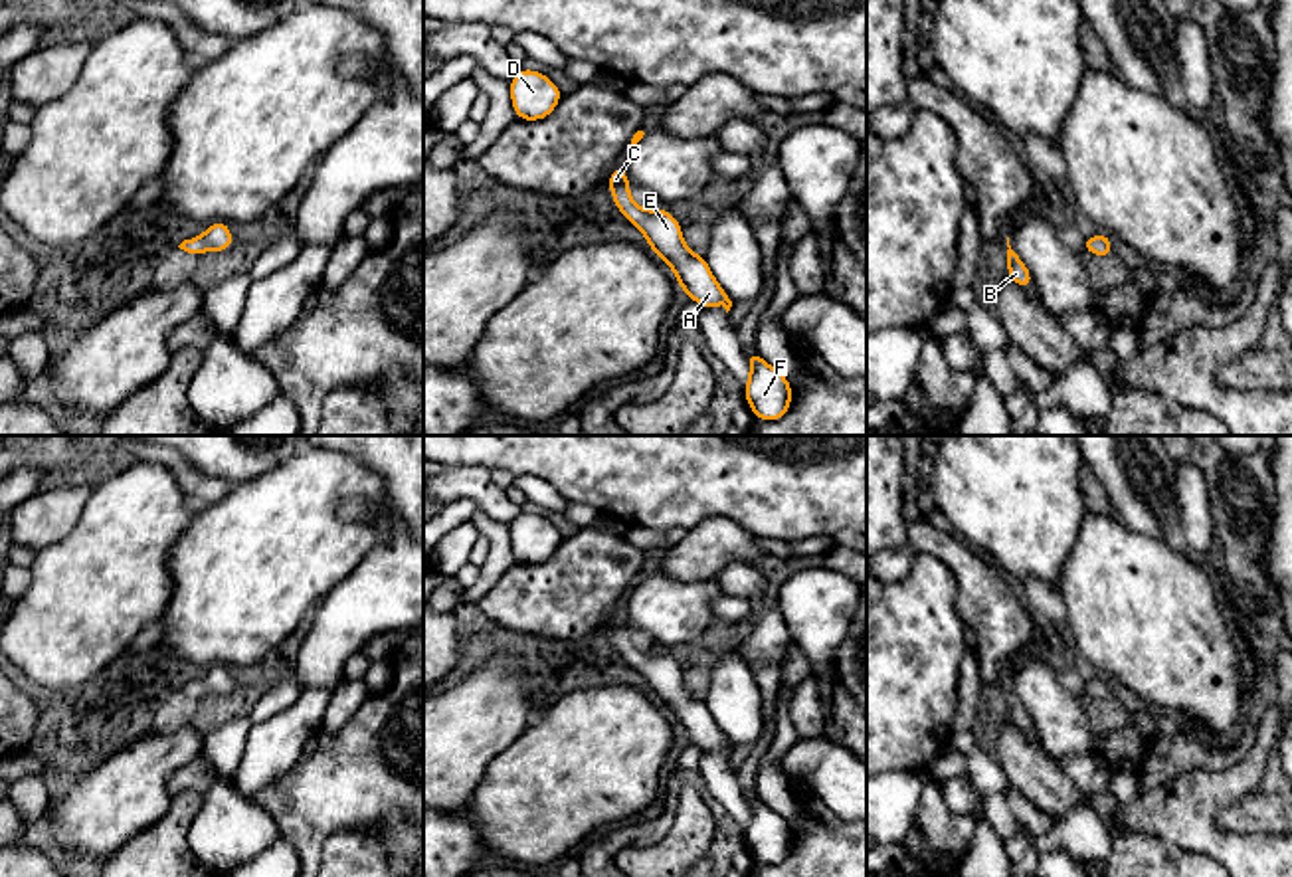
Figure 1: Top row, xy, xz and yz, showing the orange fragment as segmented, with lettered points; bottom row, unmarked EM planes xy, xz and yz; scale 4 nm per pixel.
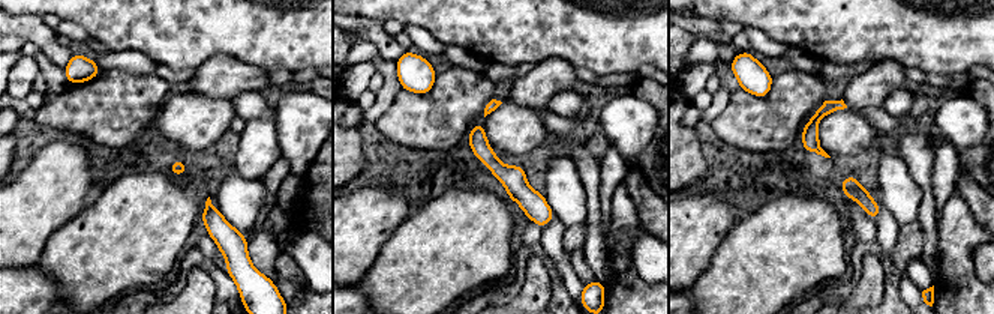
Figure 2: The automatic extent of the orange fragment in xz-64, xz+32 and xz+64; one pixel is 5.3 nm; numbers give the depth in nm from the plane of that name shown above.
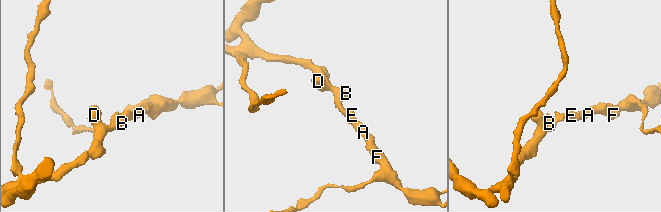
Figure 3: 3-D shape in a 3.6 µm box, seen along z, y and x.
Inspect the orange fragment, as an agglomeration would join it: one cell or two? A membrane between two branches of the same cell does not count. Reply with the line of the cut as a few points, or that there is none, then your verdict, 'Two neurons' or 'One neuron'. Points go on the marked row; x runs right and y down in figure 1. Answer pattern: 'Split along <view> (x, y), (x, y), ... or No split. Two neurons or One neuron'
No split. One neuron

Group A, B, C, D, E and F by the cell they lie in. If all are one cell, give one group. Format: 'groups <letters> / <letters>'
groups A B C D E F

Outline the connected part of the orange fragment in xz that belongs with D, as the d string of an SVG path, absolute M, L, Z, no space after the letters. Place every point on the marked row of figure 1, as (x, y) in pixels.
M520 67L508 85L512 109L520 121L546 119L564 97L554 81L534 69Z

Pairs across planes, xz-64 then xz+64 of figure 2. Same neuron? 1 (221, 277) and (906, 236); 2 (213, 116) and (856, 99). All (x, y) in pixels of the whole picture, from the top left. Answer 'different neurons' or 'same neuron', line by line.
1: same neuron
2: different neurons

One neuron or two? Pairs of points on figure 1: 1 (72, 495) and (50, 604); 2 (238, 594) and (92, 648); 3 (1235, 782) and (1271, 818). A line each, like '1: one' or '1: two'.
1: two
2: two
3: two

